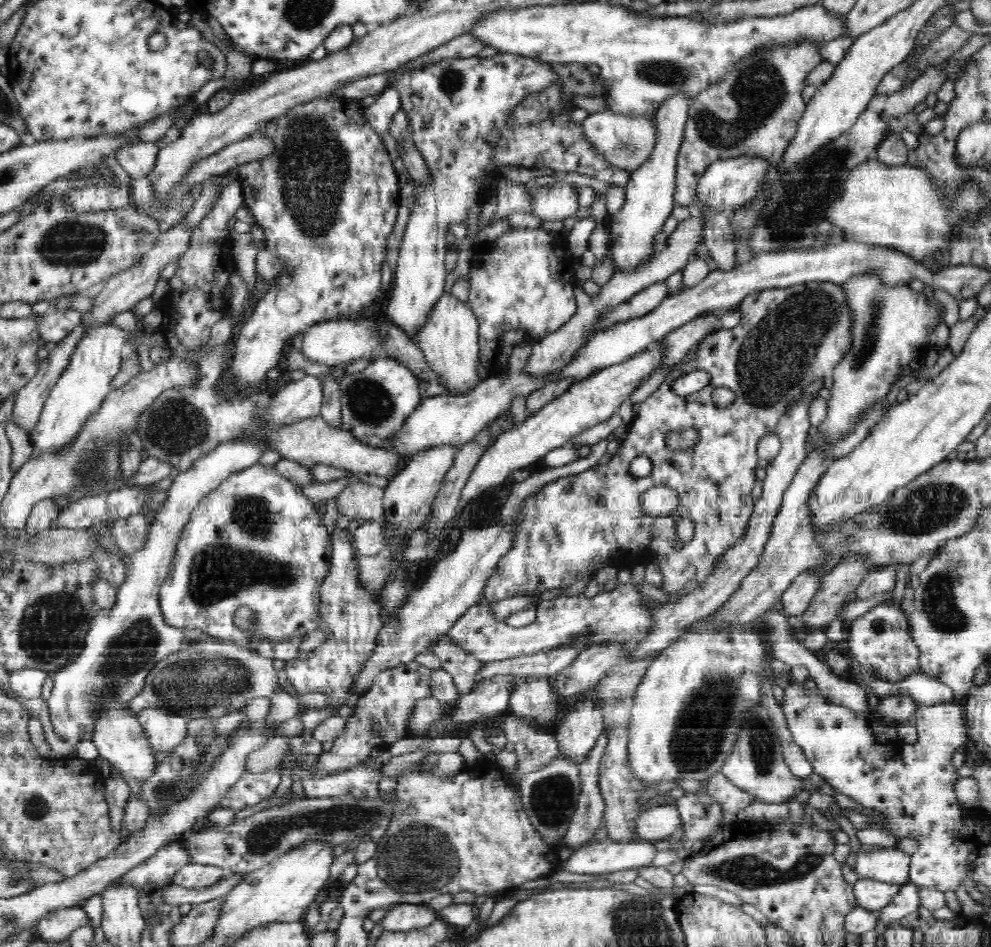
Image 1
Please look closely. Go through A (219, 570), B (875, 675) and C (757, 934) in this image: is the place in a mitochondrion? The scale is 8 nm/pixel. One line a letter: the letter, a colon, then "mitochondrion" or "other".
A: mitochondrion
B: other
C: other

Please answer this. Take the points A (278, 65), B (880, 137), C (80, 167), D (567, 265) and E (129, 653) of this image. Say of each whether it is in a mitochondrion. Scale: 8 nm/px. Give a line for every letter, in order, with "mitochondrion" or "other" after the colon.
A: other
B: other
C: other
D: other
E: mitochondrion

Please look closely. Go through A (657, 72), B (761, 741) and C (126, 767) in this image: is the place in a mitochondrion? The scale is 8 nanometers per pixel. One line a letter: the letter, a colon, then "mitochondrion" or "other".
A: mitochondrion
B: mitochondrion
C: other

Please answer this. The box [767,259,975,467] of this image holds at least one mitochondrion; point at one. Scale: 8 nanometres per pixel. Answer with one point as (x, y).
(876, 304)

